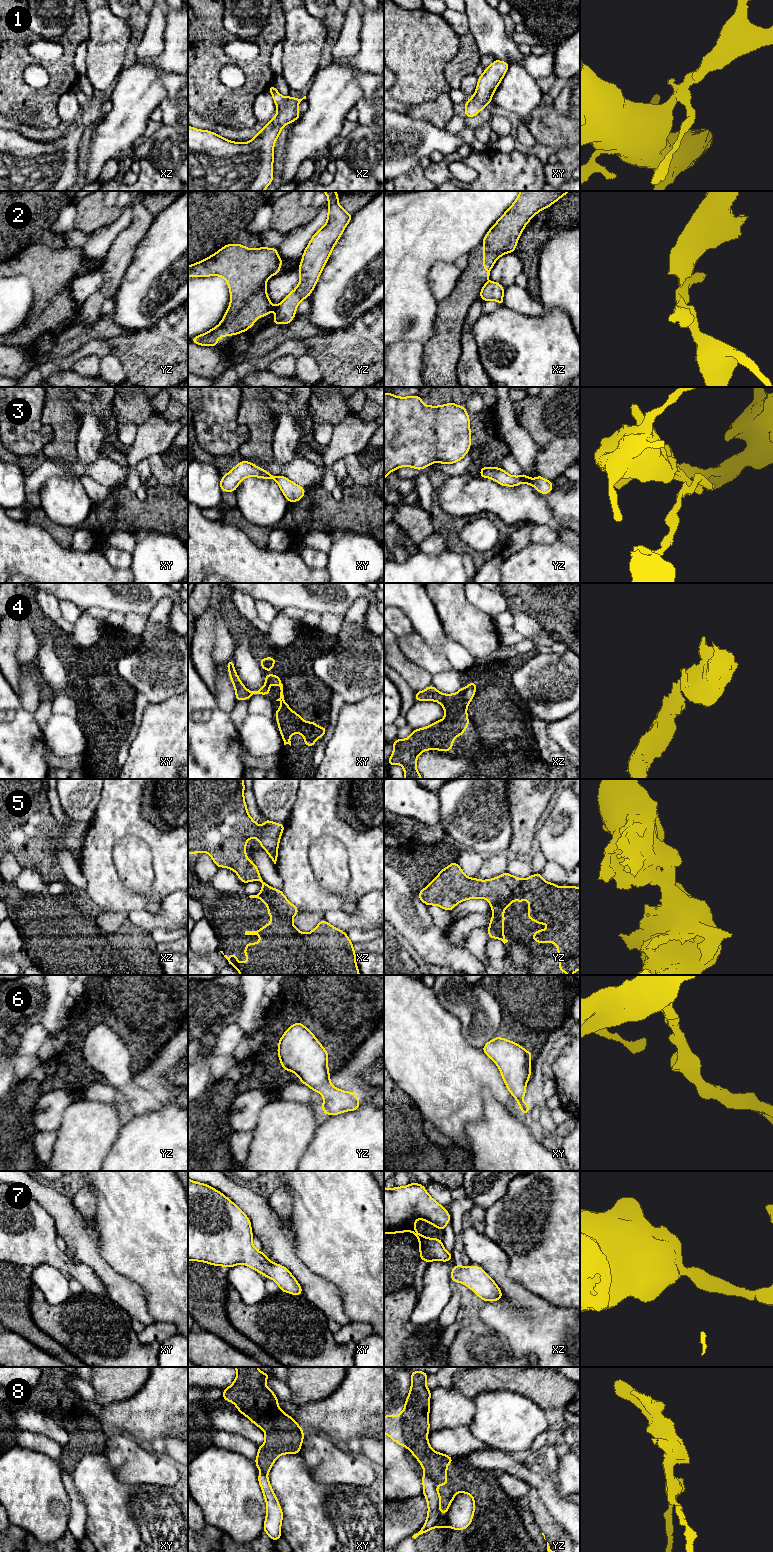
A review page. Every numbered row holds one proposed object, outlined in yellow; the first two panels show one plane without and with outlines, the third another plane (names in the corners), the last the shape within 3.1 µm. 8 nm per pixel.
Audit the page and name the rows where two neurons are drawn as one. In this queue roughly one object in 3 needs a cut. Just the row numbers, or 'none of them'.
2, 3, 5, 8

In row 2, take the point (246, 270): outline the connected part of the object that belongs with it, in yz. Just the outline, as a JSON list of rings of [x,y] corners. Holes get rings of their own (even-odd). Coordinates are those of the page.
[[[227,244],[208,258],[188,266],[188,277],[221,276],[230,290],[230,305],[222,321],[190,341],[218,346],[217,340],[247,331],[259,317],[276,311],[267,294],[267,280],[280,272],[283,261],[277,248],[250,249]]]

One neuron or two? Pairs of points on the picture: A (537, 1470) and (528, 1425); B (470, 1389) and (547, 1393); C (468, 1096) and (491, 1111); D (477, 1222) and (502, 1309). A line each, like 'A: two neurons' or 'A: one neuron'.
A: two neurons
B: one neuron
C: two neurons
D: two neurons

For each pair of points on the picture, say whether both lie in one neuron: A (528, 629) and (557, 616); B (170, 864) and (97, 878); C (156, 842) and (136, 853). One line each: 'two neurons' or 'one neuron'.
A: two neurons
B: one neuron
C: two neurons

